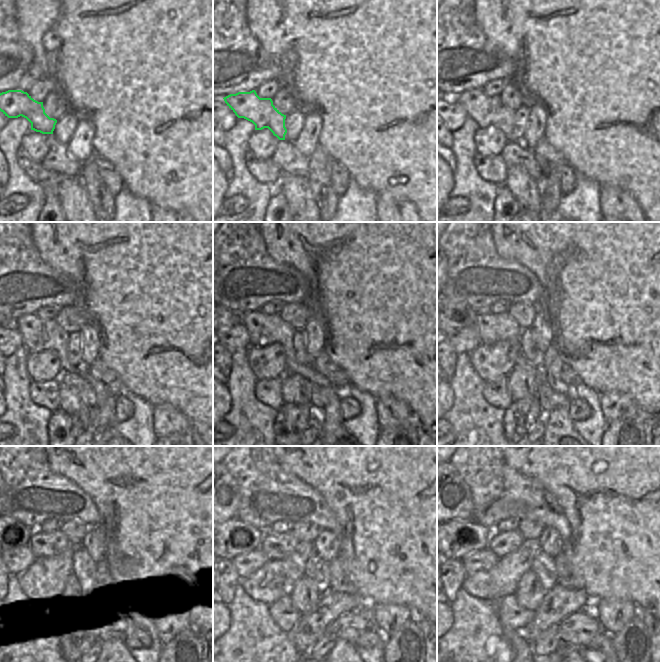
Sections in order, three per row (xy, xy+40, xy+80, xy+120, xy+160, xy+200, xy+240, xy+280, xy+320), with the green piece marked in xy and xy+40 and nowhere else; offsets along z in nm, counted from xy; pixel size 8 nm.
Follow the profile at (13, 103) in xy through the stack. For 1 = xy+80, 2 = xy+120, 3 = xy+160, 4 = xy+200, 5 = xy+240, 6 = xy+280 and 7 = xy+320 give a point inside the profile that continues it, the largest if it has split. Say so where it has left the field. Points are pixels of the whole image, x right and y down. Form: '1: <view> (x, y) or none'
1: xy+80 (485, 110)
2: xy+120 (38, 334)
3: xy+160 (264, 329)
4: xy+200 (492, 328)
5: xy+240 (54, 545)
6: xy+280 (276, 545)
7: xy+320 (501, 543)

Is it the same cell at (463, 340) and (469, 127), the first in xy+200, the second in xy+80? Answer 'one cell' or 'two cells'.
two cells

